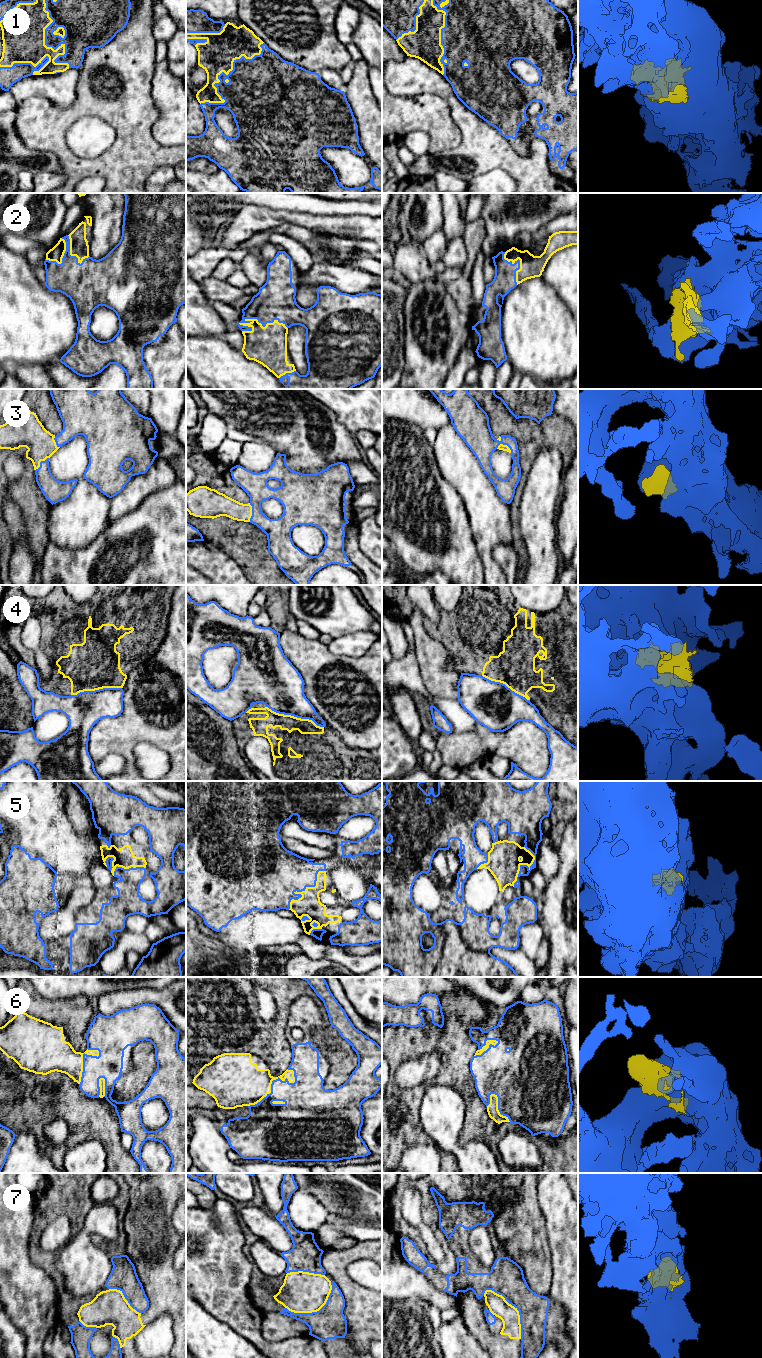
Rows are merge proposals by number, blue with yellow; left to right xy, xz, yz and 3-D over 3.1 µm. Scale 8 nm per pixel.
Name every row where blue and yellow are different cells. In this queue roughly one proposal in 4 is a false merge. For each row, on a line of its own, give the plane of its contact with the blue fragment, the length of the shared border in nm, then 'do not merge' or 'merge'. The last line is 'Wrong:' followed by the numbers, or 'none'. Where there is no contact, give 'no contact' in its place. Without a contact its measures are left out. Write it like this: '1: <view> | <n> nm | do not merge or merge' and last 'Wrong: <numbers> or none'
1: xz | 700 nm | merge
2: xz | 400 nm | merge
3: xz | 150 nm | merge
4: xz | 500 nm | do not merge
5: xz | 440 nm | merge
6: xz | 480 nm | merge
7: yz | 480 nm | do not merge
Wrong: 4, 7

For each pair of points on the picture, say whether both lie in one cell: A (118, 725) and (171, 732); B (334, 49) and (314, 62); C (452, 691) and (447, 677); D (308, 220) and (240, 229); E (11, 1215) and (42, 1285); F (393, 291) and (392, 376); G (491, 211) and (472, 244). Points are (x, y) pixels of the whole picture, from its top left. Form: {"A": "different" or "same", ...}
{"A": "same", "B": "same", "C": "same", "D": "same", "E": "same", "F": "same", "G": "different"}

